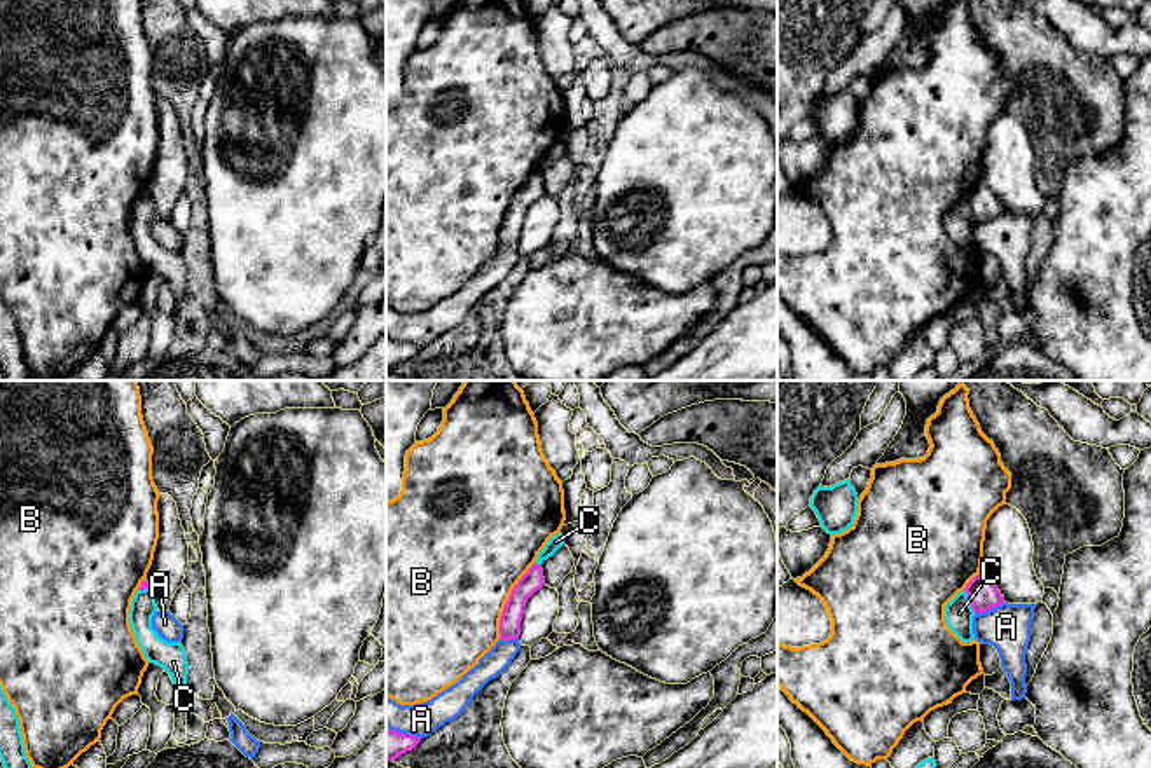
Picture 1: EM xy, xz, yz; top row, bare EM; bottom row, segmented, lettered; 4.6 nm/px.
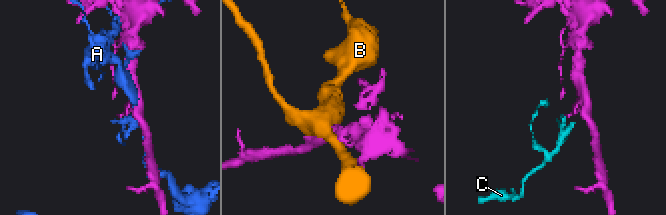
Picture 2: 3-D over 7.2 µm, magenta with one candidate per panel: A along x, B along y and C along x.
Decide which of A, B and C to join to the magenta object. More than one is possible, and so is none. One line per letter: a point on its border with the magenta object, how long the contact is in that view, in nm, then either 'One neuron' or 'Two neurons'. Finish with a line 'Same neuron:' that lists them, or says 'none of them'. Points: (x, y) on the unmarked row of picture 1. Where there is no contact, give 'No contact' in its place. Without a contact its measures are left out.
A: Touches magenta at yz (989, 217). Shared border 150 nm. Two neurons
B: Touches magenta at xz (507, 210). Shared border 400 nm. Two neurons
C: Touches magenta at yz (971, 212). Shared border 130 nm. Two neurons
Same neuron: none of them

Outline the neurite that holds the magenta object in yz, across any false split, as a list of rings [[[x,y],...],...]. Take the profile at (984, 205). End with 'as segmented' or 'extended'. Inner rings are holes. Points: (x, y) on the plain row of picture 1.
[[[983,183],[975,185],[964,197],[971,209],[975,223],[985,222],[992,216],[997,216],[1004,211],[1004,206],[997,195]]]; as segmented

